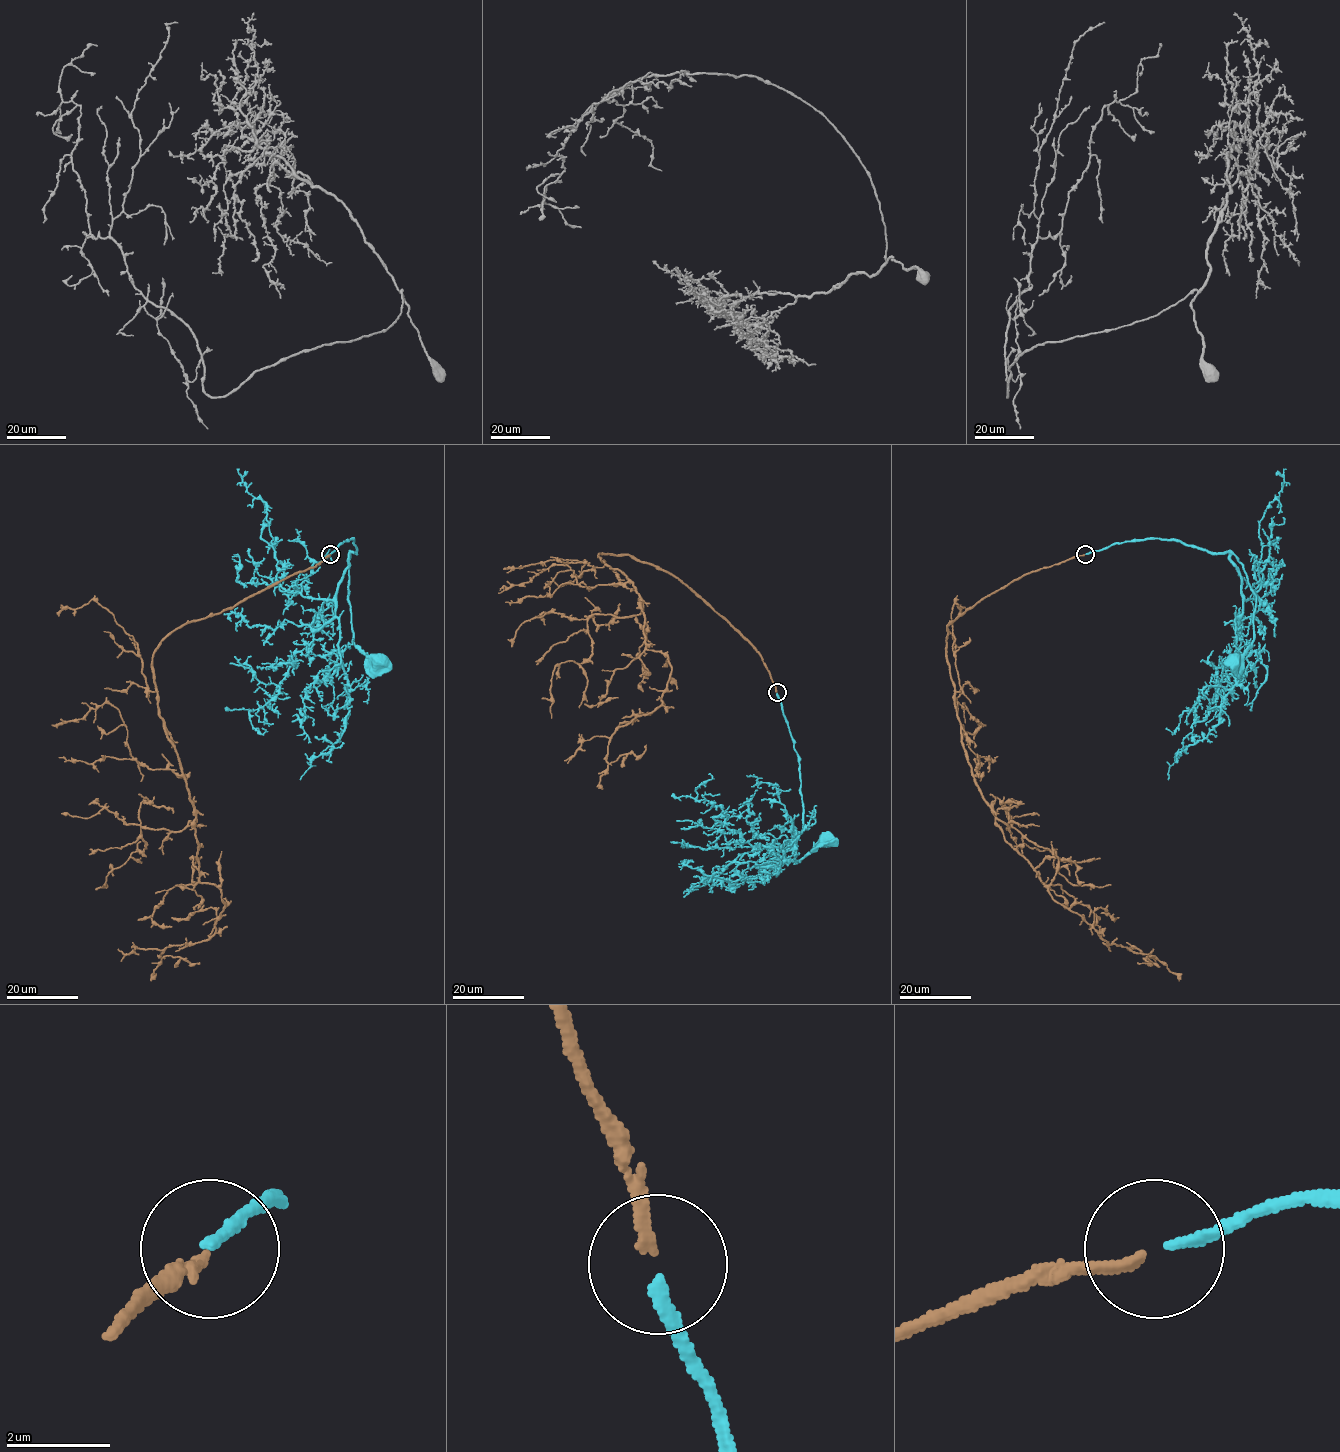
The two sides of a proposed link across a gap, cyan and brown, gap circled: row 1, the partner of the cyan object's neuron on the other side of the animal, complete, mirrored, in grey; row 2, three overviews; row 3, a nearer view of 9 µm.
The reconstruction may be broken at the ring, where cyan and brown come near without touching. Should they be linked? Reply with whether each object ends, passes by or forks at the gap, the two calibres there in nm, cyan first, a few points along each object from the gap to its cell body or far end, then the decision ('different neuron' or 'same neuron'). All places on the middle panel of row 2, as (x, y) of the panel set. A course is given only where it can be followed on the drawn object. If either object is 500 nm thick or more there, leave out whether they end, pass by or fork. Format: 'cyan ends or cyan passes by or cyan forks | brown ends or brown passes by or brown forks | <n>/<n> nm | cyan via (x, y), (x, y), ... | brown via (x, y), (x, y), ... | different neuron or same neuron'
cyan ends | brown ends | 220/200 nm | cyan via (777, 693), (799, 757), (803, 829), (794, 849), (794, 863), (824, 839) | brown via (776, 692), (760, 653), (677, 578), (600, 554), (631, 582), (645, 647), (671, 673), (606, 760), (646, 745) | same neuron

